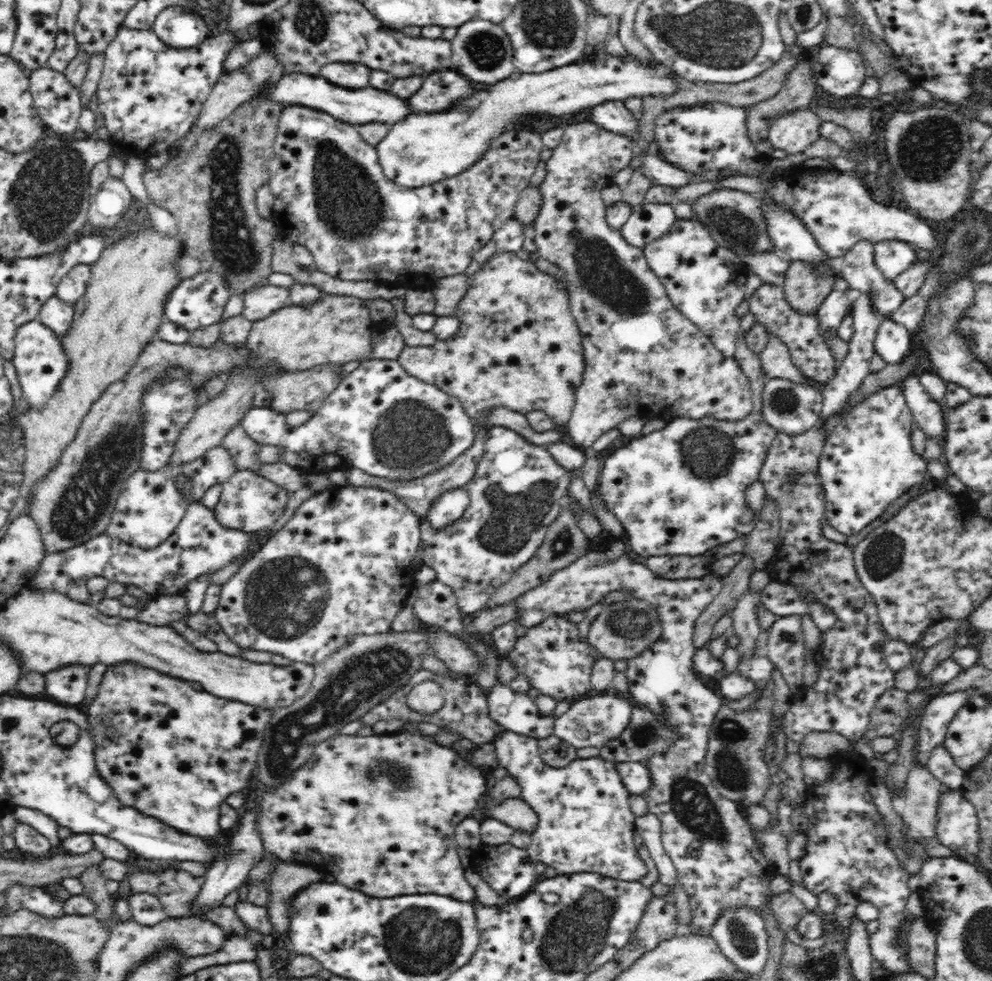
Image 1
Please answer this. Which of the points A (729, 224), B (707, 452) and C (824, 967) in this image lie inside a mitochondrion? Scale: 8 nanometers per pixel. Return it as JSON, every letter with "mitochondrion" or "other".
{"A":"mitochondrion","B":"mitochondrion","C":"mitochondrion"}

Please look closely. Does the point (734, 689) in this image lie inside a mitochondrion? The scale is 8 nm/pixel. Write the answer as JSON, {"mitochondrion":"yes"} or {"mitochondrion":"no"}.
{"mitochondrion":"no"}

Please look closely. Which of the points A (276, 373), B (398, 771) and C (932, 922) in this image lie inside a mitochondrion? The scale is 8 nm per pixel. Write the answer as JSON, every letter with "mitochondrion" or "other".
{"A":"mitochondrion","B":"mitochondrion","C":"other"}

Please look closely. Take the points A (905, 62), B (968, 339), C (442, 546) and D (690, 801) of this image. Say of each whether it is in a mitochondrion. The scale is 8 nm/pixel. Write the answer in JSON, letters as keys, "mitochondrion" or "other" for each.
{"A":"other","B":"other","C":"other","D":"mitochondrion"}

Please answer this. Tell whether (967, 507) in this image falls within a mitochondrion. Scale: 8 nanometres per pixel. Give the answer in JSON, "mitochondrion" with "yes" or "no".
{"mitochondrion":"no"}

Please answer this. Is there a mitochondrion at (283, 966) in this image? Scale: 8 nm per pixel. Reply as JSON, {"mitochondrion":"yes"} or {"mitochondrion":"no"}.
{"mitochondrion":"no"}

